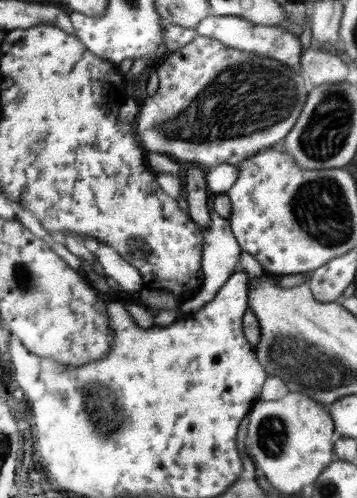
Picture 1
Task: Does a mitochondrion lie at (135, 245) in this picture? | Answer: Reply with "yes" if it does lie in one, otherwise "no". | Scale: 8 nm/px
yes

